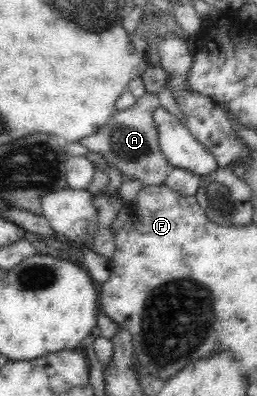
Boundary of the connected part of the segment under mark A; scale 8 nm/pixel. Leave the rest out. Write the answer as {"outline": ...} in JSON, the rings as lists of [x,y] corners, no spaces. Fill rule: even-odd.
{"outline":[[[146,92],[130,108],[116,110],[100,132],[86,136],[78,142],[91,152],[104,156],[112,167],[118,168],[123,178],[136,179],[143,186],[165,185],[166,178],[173,167],[167,162],[160,149],[158,125],[153,121],[154,108],[160,105],[157,94]]]}

